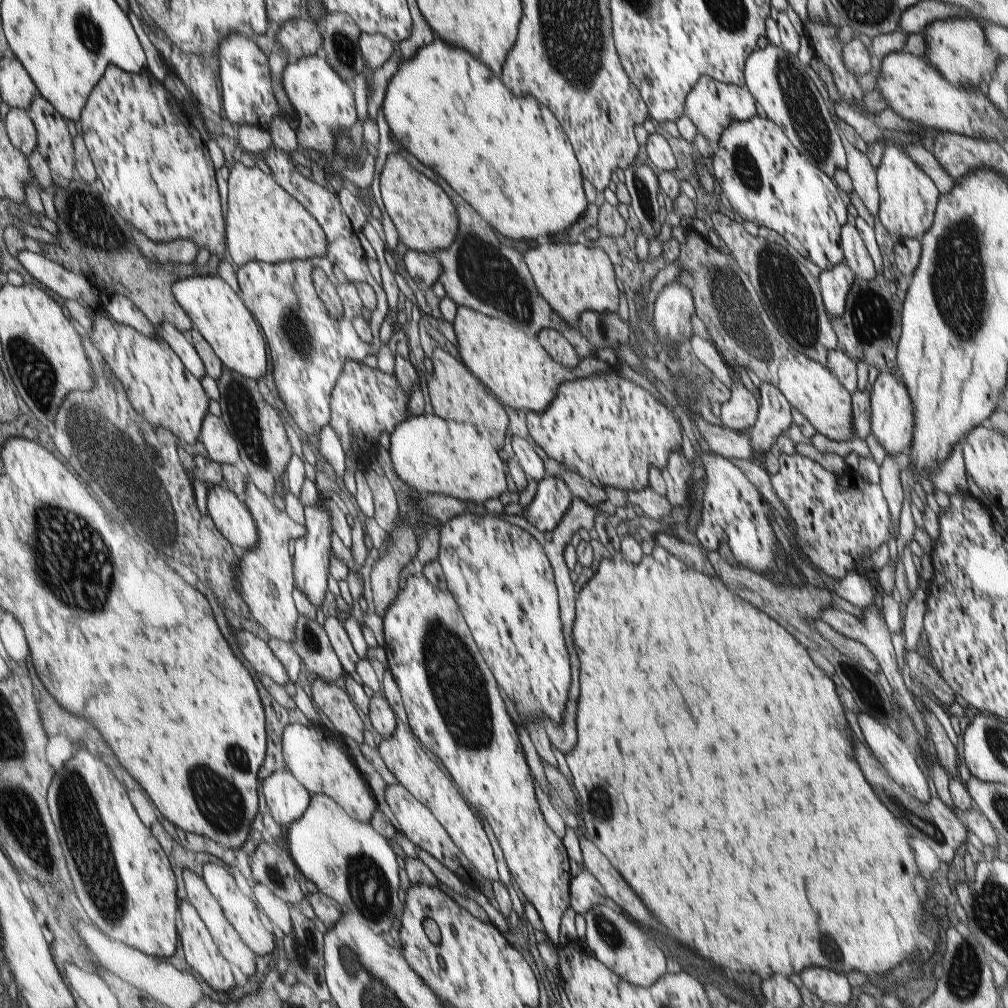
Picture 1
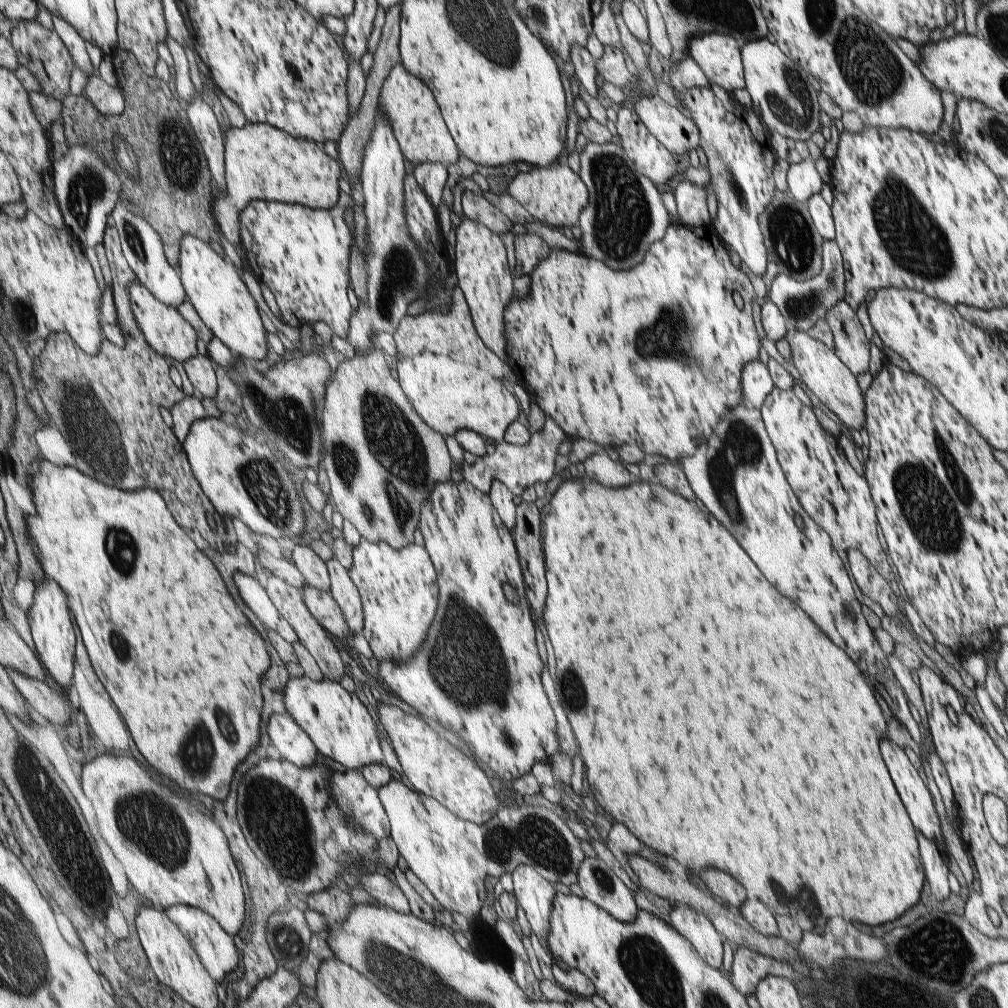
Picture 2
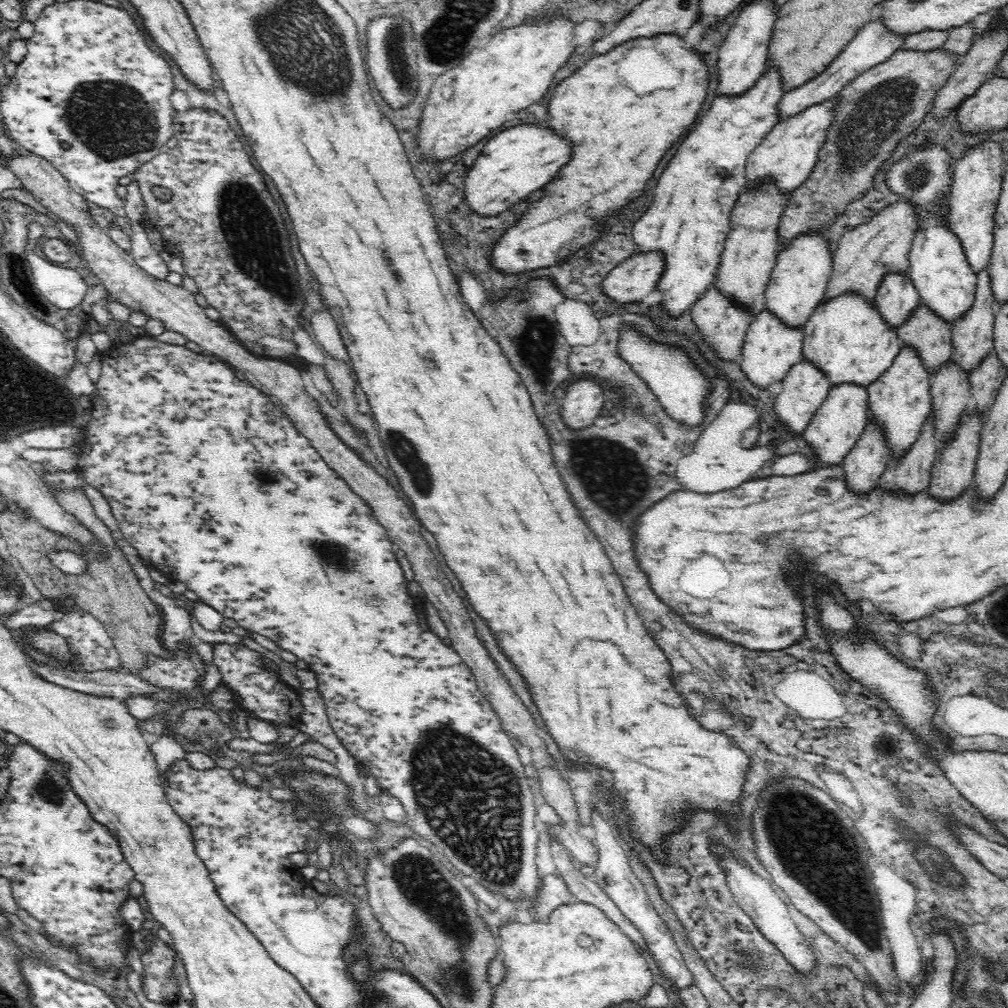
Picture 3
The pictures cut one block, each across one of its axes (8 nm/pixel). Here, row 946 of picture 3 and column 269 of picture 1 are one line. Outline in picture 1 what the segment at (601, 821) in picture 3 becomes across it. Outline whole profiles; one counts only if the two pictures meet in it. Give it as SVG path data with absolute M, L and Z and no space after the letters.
M243 629L237 630L235 637L240 652L256 672L261 676L270 676L281 686L289 682L290 676L285 665L271 650L268 642Z

